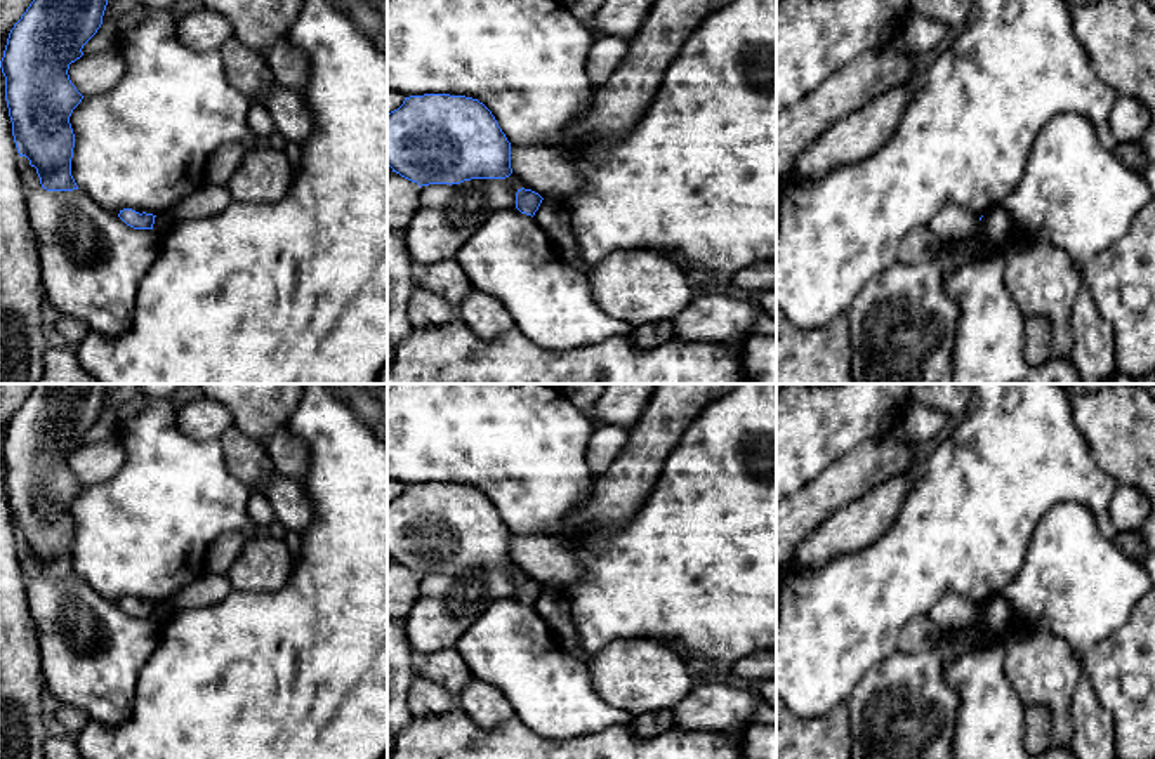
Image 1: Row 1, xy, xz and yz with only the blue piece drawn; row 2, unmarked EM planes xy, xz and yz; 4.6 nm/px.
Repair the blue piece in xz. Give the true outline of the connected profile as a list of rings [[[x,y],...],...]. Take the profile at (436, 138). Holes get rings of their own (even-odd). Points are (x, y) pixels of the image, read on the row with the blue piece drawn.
[[[410,96],[387,115],[387,165],[420,188],[505,179],[512,174],[511,142],[478,99]]]

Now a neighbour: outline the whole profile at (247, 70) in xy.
[[[234,36],[219,52],[231,87],[247,96],[252,104],[262,104],[262,96],[276,83],[264,54],[243,45]]]

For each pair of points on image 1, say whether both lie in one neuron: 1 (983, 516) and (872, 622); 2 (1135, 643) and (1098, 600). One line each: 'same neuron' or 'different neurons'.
1: same neuron
2: different neurons

